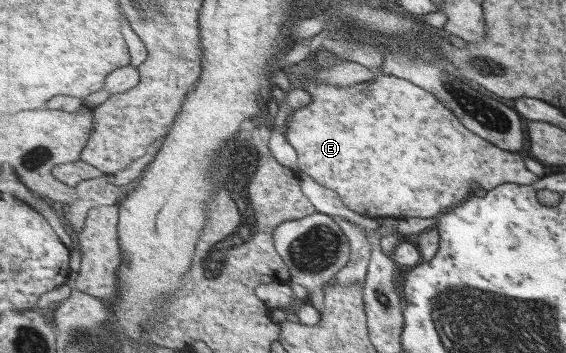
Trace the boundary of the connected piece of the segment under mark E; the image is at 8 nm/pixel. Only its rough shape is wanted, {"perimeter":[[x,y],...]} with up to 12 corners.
{"perimeter":[[307,75],[298,170],[374,219],[540,179],[432,92]]}

